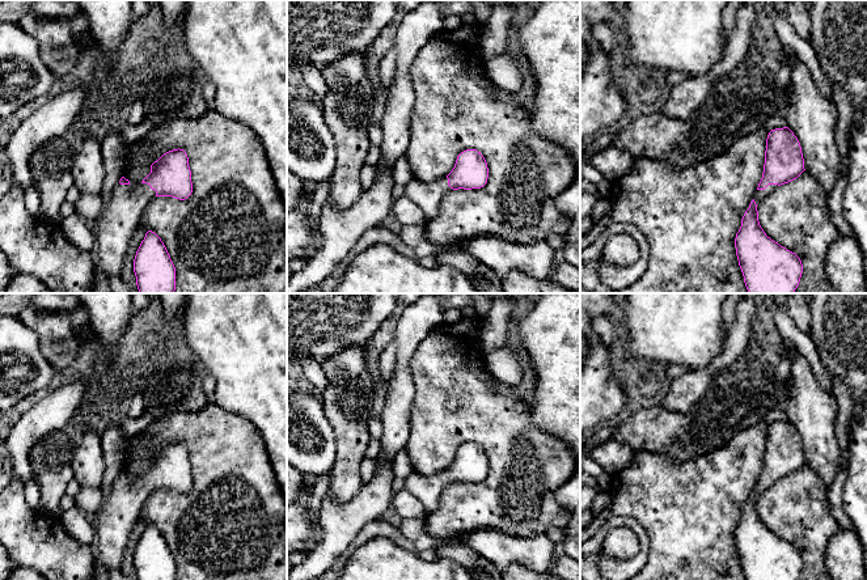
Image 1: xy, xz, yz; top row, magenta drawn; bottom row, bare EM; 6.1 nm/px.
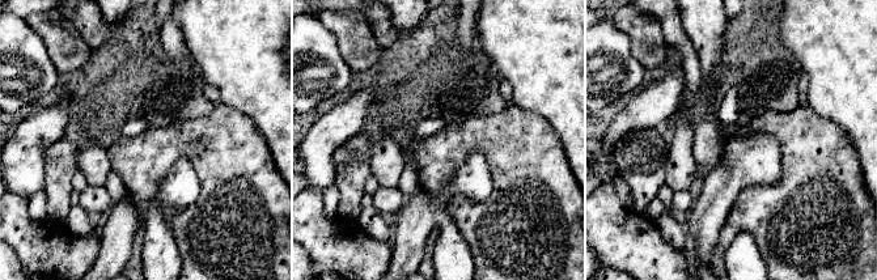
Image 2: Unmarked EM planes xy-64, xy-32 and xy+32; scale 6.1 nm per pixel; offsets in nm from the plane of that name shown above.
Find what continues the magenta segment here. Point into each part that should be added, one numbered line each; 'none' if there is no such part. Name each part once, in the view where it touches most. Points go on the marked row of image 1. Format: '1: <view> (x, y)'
1: yz (760, 194)

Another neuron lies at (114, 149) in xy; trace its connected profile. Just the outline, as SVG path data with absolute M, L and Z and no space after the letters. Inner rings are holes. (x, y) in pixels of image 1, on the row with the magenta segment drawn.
M120 131L109 134L102 143L102 161L105 165L105 179L101 194L110 199L114 189L123 177L124 160L130 144L123 140Z

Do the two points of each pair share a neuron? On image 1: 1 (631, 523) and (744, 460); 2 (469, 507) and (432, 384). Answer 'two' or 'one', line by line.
1: two
2: one

